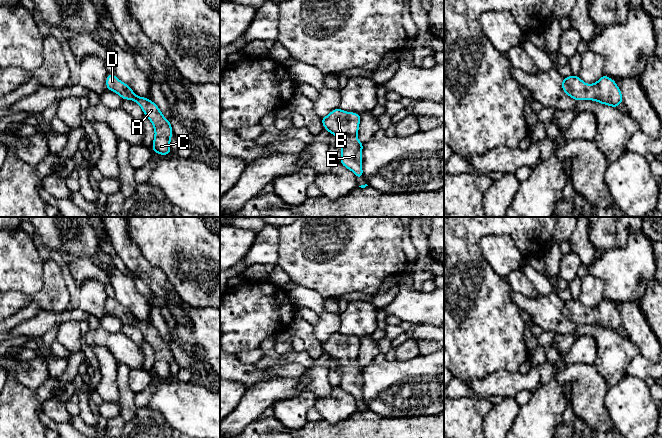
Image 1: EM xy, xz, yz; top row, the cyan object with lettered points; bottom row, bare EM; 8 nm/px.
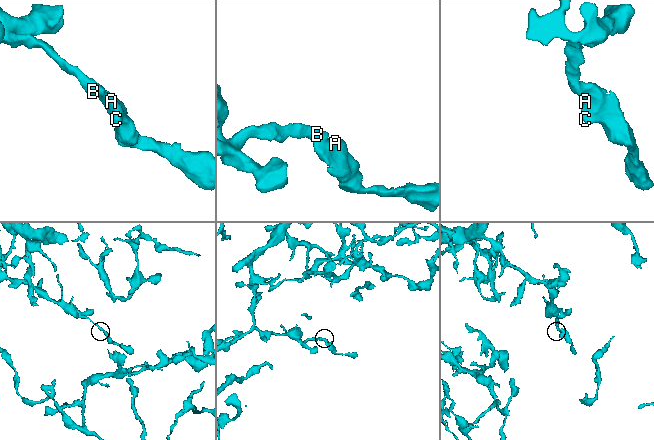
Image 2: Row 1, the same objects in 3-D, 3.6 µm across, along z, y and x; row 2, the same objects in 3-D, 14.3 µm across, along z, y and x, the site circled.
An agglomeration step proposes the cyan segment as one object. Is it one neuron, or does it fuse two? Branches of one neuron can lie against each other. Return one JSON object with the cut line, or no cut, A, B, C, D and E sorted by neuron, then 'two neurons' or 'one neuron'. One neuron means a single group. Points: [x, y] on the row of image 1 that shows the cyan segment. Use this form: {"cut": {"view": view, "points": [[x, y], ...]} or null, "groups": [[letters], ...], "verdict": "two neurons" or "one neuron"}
{"cut": null, "groups": [["A", "B", "C", "D", "E"]], "verdict": "one neuron"}

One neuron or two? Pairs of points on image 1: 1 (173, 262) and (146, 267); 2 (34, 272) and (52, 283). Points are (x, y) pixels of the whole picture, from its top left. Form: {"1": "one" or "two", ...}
{"1": "two", "2": "two"}

